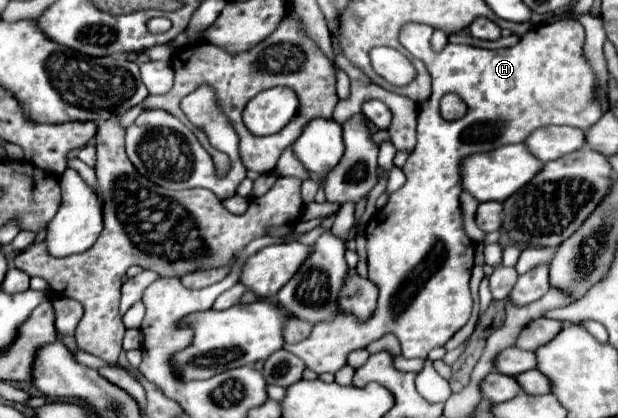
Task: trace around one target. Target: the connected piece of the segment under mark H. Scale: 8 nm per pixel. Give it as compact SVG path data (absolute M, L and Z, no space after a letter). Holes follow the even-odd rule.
M555 21L551 25L541 25L537 29L531 29L527 35L521 37L521 41L515 45L515 47L509 47L509 49L479 49L479 47L471 47L471 45L453 45L453 43L447 43L445 49L441 51L433 51L431 49L431 35L433 35L433 29L429 25L423 25L423 23L413 23L413 25L405 25L405 29L401 29L401 45L405 47L413 57L417 59L423 59L431 77L433 77L433 93L431 97L419 105L417 109L417 147L415 151L409 155L405 167L403 167L403 173L407 175L407 183L389 195L389 201L387 205L375 213L375 217L369 221L367 229L365 229L365 235L367 235L367 255L369 255L369 279L377 285L379 289L379 303L377 303L377 309L373 311L373 317L369 317L367 321L357 321L357 317L353 313L339 313L333 321L325 321L325 323L317 323L311 331L311 335L307 339L303 339L301 343L295 343L295 345L289 345L285 343L285 349L289 349L293 355L301 357L303 363L313 369L315 373L335 373L339 371L343 365L347 365L347 355L349 351L353 349L363 349L367 347L371 341L377 341L381 339L385 333L395 333L397 339L401 341L401 351L403 351L403 357L421 357L425 359L429 355L431 349L435 347L443 347L449 337L453 337L453 333L457 329L461 329L461 325L467 323L469 315L471 315L471 293L469 293L469 279L471 279L471 269L473 269L473 251L475 251L475 243L467 237L465 229L463 229L463 213L461 213L461 207L459 207L459 195L463 191L461 187L461 163L465 157L473 155L473 153L483 153L483 151L491 151L491 149L497 149L501 145L509 145L509 143L523 143L535 129L539 127L547 127L547 125L571 125L571 127L579 127L579 129L589 129L595 121L601 119L601 105L599 105L599 87L597 87L597 79L595 79L595 73L589 65L589 61L585 59L583 55L583 43L585 43L585 31L583 31L583 25L579 21ZM445 93L457 93L465 103L467 103L467 113L461 117L461 119L455 119L455 121L445 121L441 115L439 115L439 99L445 95Z

